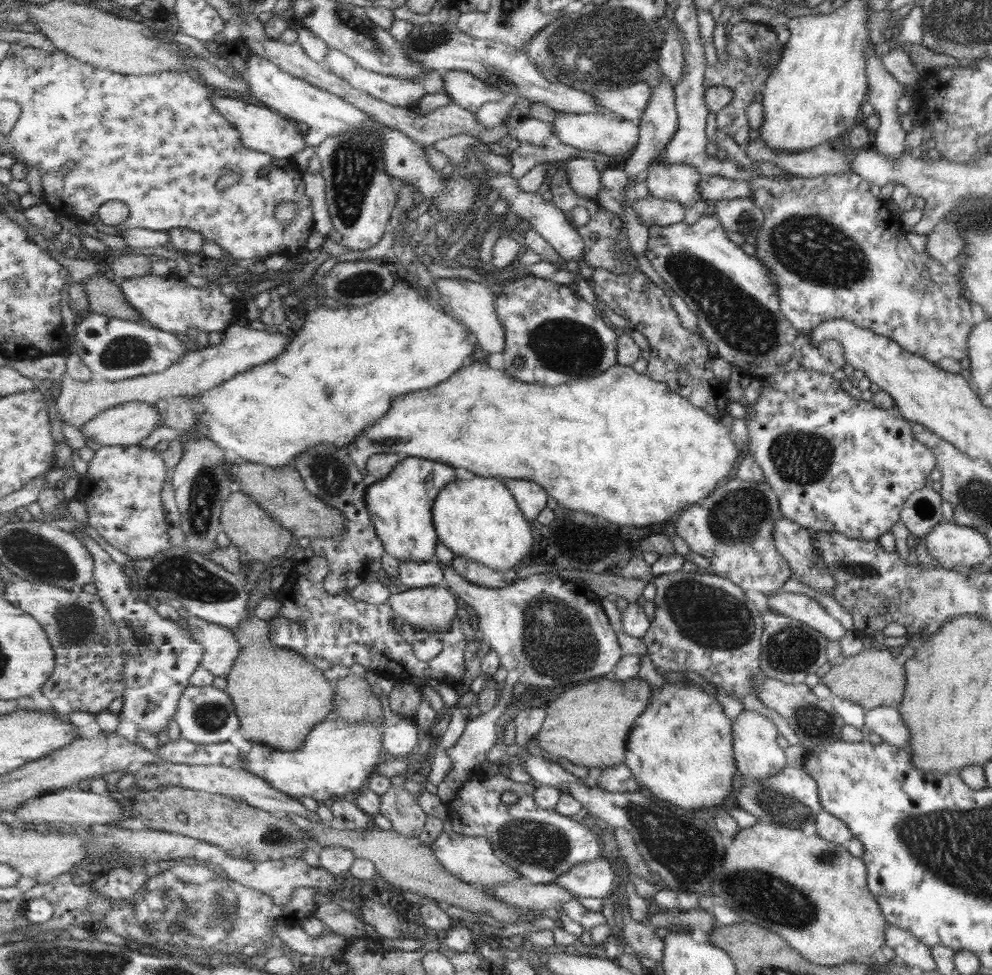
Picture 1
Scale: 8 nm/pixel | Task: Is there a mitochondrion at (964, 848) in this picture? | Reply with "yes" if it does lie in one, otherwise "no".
yes

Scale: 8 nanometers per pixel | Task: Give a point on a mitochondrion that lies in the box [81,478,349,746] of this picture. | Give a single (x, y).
(179, 575)

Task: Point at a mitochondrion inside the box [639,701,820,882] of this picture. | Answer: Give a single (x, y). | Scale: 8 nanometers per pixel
(791, 809)

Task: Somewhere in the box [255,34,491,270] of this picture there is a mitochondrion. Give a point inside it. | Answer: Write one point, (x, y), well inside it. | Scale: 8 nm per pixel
(354, 164)

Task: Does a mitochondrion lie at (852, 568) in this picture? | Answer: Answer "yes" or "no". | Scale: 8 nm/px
yes

